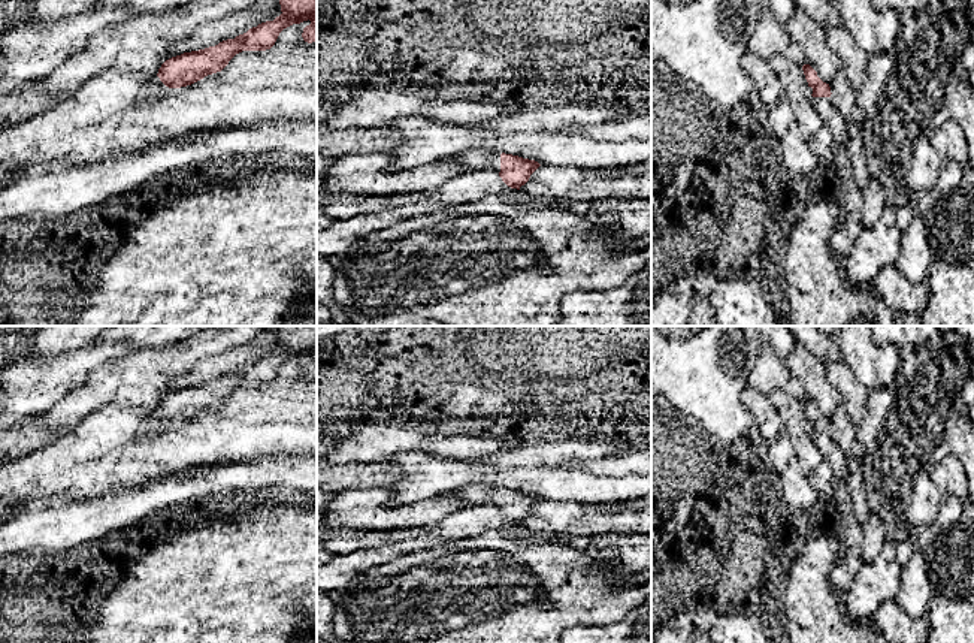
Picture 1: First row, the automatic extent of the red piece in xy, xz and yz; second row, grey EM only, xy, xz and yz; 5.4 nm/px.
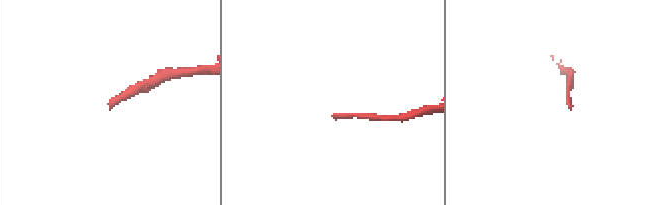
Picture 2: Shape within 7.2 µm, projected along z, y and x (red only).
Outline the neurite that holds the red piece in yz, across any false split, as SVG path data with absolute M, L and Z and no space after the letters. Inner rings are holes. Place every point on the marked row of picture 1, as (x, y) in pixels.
M804 64L802 70L808 82L808 93L813 106L823 121L823 126L829 129L837 151L846 148L849 141L847 120L840 108L832 102L829 84L823 82L810 64Z

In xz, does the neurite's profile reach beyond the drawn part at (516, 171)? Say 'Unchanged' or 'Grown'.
Grown

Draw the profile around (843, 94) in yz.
M844 69L831 81L831 99L840 108L847 123L857 126L863 121L863 112L856 102L856 90L852 87Z

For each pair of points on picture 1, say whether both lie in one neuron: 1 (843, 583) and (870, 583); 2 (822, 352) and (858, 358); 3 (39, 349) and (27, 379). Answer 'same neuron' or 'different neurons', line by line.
1: different neurons
2: different neurons
3: different neurons

